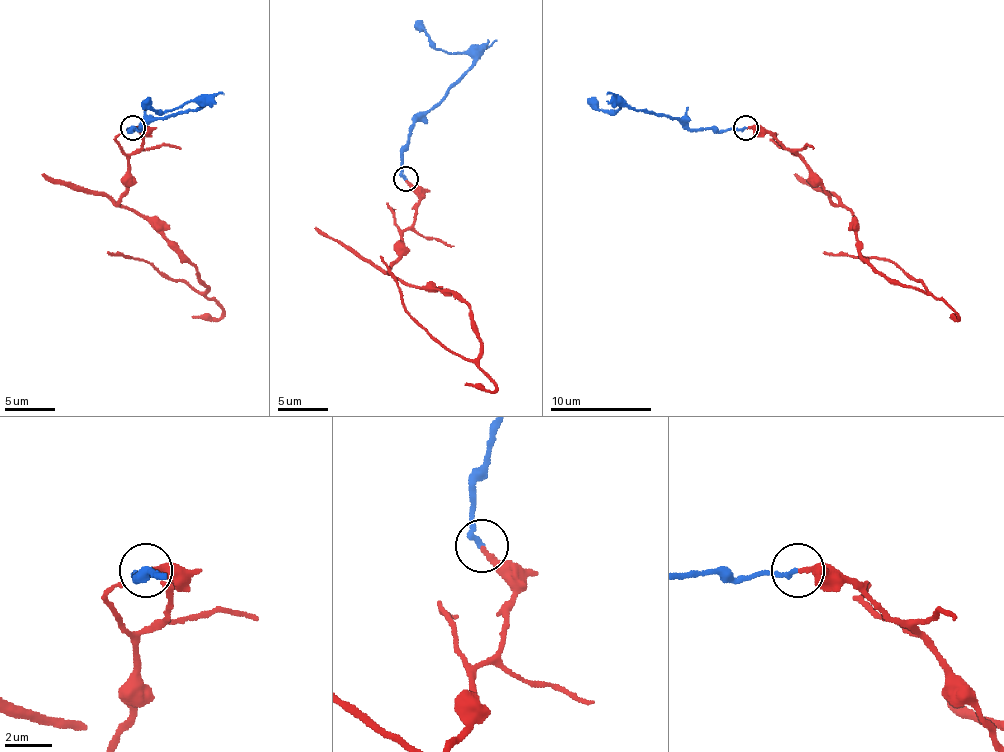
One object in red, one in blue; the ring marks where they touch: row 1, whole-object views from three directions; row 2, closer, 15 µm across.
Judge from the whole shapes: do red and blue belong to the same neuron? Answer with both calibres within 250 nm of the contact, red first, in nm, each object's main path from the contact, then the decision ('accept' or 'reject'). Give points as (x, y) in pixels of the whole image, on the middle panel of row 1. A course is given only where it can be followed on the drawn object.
220/220 nm | red via (406, 178), (419, 206), (391, 272), (469, 307), (474, 358), (446, 350), (406, 310), (381, 256) | blue via (406, 178), (401, 160), (409, 130), (472, 64), (467, 54), (434, 46), (419, 21) | accept

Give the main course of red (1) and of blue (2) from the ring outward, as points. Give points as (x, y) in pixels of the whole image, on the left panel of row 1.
1: (133, 128), (143, 146), (118, 204), (143, 214), (206, 287), (108, 252)
2: (133, 128), (199, 108), (194, 100), (156, 110), (146, 98)

